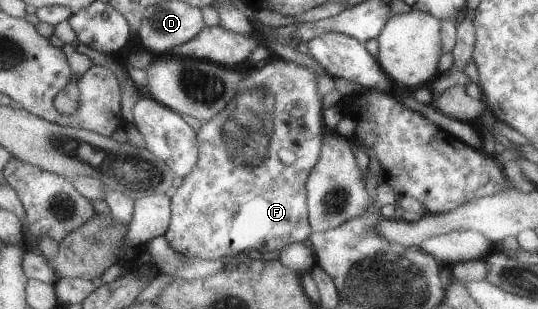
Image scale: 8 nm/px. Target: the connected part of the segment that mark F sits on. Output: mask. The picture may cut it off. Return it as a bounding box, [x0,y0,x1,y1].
[165,57,325,260]

